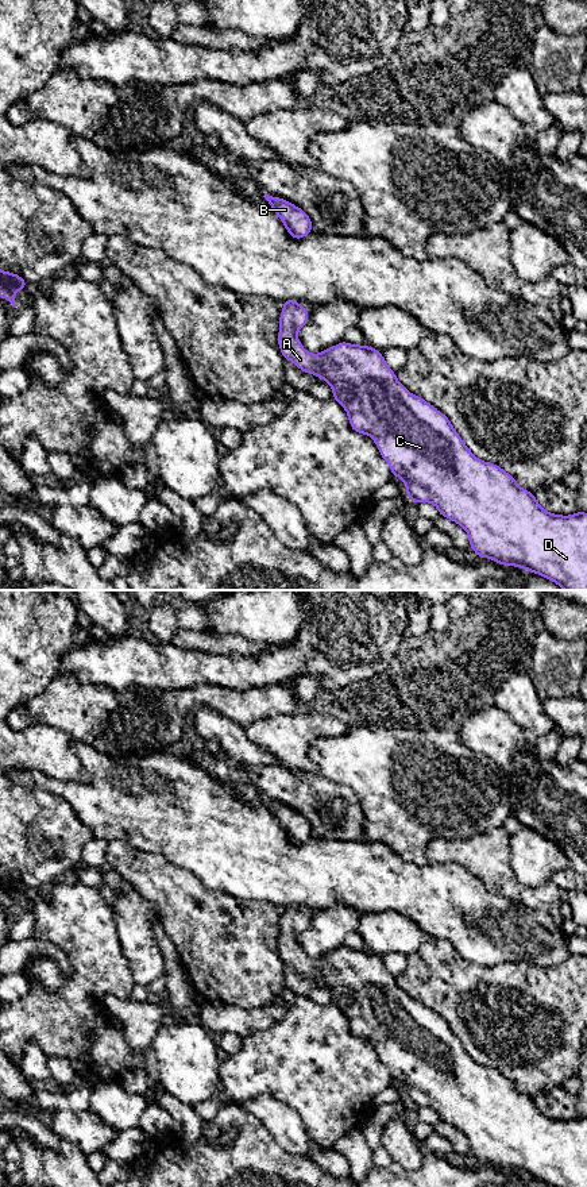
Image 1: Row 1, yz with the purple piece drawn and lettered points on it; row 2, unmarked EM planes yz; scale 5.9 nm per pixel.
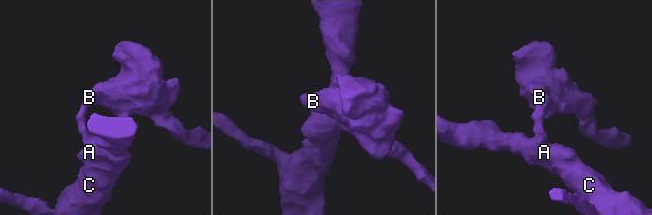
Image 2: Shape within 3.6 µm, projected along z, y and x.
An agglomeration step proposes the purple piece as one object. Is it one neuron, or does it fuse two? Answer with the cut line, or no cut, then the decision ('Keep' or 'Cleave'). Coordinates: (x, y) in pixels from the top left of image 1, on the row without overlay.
No split. Keep

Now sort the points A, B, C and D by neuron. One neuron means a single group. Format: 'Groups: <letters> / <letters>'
Groups: A B C D

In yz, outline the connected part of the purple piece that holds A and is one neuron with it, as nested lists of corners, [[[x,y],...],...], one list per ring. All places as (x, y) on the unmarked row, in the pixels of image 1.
[[[283,905],[279,921],[278,949],[285,964],[300,975],[317,980],[332,993],[333,1003],[348,1018],[355,1037],[372,1043],[379,1059],[389,1068],[393,1080],[406,1090],[412,1107],[430,1107],[440,1121],[453,1125],[467,1136],[470,1152],[479,1163],[488,1163],[503,1171],[515,1171],[536,1178],[552,1187],[587,1187],[587,1118],[561,1121],[547,1117],[533,1098],[520,1092],[517,1086],[495,1068],[478,1064],[464,1049],[449,1024],[424,1003],[412,999],[395,982],[381,956],[366,949],[347,947],[324,955],[308,957],[297,937],[308,928],[309,917],[294,905]]]

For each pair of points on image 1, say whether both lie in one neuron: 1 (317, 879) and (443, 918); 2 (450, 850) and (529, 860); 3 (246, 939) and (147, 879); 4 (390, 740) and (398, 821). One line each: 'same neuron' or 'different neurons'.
1: same neuron
2: different neurons
3: same neuron
4: same neuron

